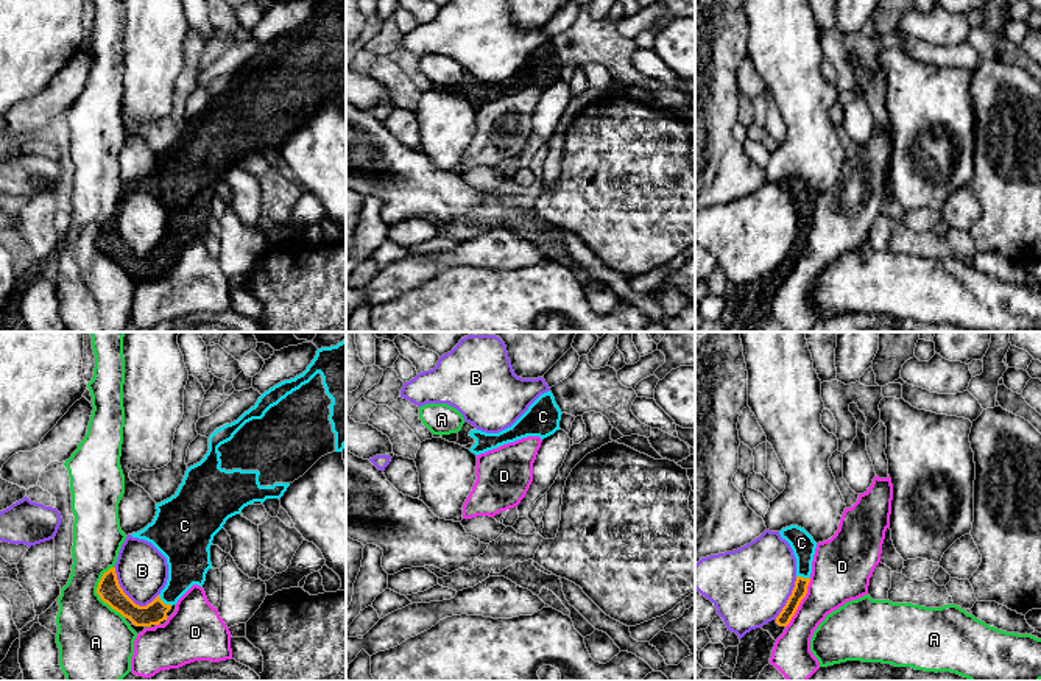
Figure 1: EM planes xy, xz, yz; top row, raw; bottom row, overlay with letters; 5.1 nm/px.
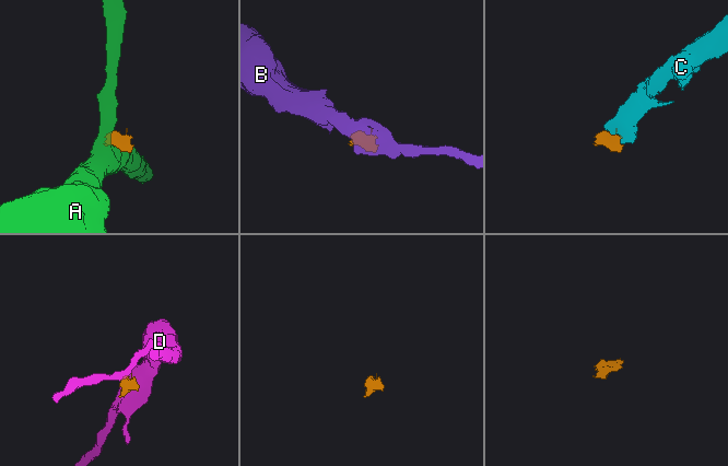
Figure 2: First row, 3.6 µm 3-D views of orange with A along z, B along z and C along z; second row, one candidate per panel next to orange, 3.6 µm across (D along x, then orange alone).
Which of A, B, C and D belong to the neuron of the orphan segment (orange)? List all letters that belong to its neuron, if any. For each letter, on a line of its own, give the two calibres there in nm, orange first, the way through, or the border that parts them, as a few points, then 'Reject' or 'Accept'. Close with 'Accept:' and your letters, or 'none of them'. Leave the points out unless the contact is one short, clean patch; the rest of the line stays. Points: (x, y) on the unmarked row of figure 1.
A: Thickness 120 nm (orange) against 380 nm. Boundary: xy (111, 217), (103, 225), (97, 245), (123, 268). Reject
B: Thickness 120 nm (orange) against 260 nm. Boundary: xy (114, 217), (119, 237), (136, 254), (147, 256), (158, 246). Reject
C: Thickness 120 nm (orange) against 220 nm. Path across: xy (155, 264), (164, 254), (179, 232), (187, 212). Accept
D: Thickness 70 nm (orange) against 280 nm. Boundary: yz (811, 229), (806, 246), (786, 278). Reject
Accept: C

